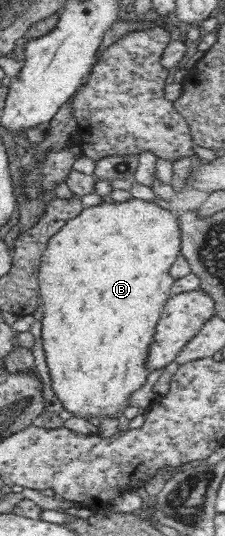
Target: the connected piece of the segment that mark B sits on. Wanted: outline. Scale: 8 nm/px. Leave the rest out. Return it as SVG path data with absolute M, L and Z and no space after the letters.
M132 198L125 203L103 202L100 205L85 207L79 216L67 221L67 224L49 239L47 247L41 255L38 271L39 296L43 300L41 343L43 351L45 351L45 361L49 367L53 393L61 401L63 407L69 413L73 413L75 417L81 417L81 419L97 417L101 420L105 417L121 417L123 411L132 404L129 399L131 393L147 383L150 373L145 361L149 355L149 347L153 343L155 327L157 327L166 302L172 298L171 291L175 279L170 274L170 267L176 257L180 255L181 231L177 224L178 219L180 217L175 215L171 209L168 211L157 204L141 199Z

